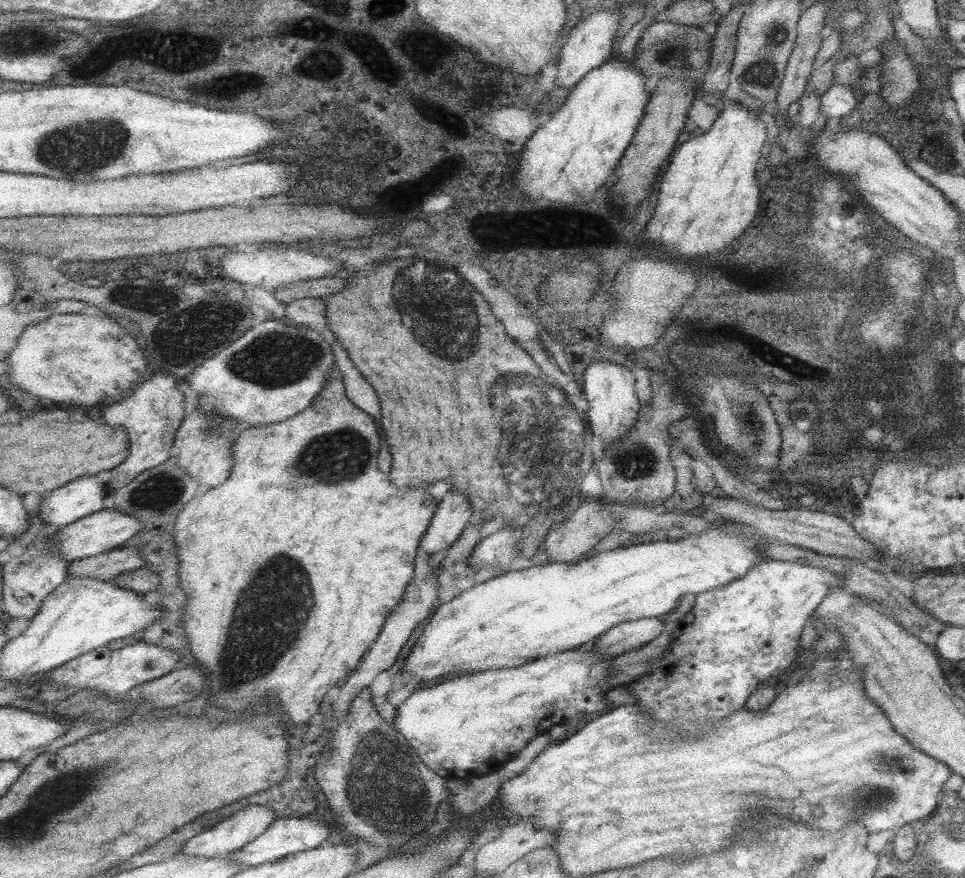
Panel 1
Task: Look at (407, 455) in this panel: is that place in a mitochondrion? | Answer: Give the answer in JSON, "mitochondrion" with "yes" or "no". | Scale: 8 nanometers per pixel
{"mitochondrion":"no"}

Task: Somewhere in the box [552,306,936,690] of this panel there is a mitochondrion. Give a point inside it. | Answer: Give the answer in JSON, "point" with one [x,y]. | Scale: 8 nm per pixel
{"point":[750,416]}

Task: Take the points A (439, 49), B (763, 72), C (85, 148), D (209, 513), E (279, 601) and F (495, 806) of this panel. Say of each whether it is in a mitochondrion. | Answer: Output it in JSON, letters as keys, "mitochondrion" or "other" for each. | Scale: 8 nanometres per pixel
{"A":"other","B":"mitochondrion","C":"mitochondrion","D":"other","E":"mitochondrion","F":"other"}

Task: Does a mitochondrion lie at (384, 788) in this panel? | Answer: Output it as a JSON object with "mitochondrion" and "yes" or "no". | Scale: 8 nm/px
{"mitochondrion":"yes"}

